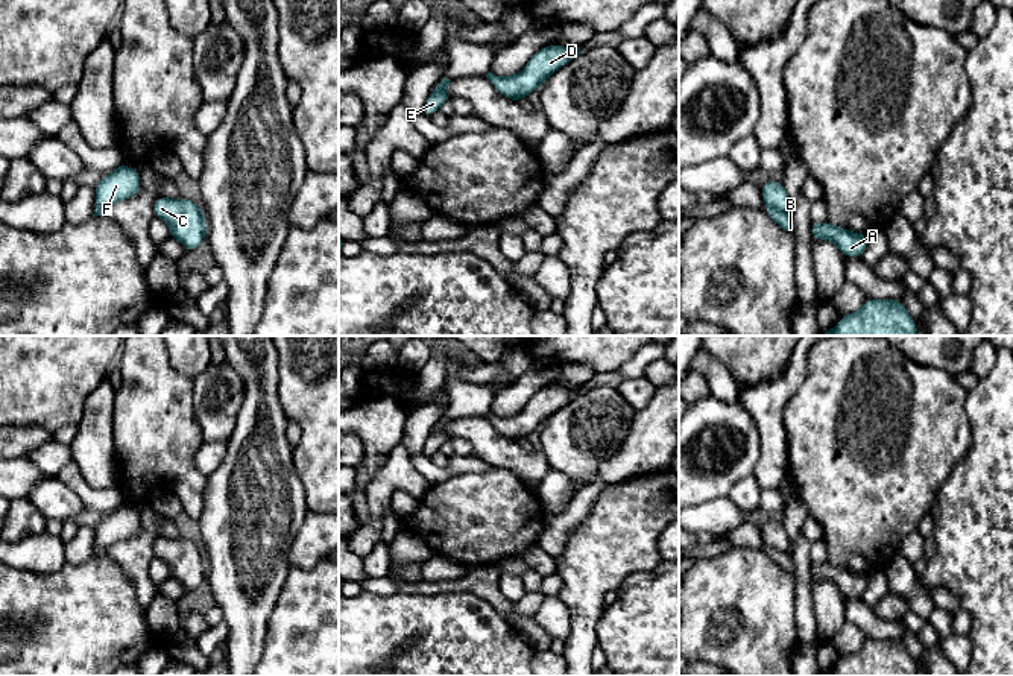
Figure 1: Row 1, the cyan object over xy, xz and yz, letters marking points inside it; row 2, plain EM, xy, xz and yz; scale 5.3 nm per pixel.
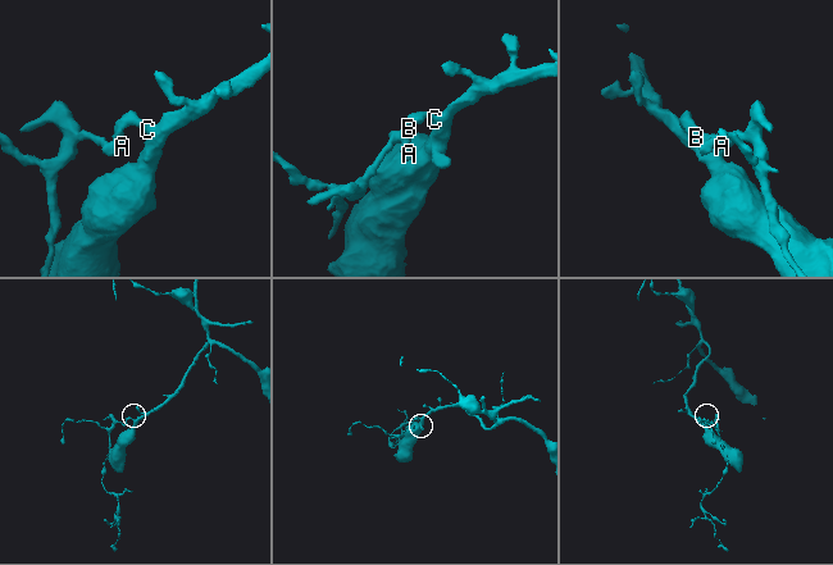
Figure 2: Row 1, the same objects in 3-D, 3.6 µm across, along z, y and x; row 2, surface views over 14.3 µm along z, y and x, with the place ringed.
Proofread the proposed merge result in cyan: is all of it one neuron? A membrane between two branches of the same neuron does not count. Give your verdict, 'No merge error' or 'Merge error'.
Merge error

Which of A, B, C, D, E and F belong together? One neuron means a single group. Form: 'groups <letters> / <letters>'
groups A C D E F / B

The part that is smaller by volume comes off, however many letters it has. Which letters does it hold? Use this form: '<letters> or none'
B

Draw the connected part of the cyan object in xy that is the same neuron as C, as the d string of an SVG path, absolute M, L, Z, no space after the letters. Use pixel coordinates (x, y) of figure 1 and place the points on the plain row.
M158 538L153 553L170 568L170 577L179 580L185 592L197 589L207 579L207 564L202 548L193 541Z

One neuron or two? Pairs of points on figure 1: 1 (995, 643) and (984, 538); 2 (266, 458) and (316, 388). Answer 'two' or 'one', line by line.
1: one
2: two

